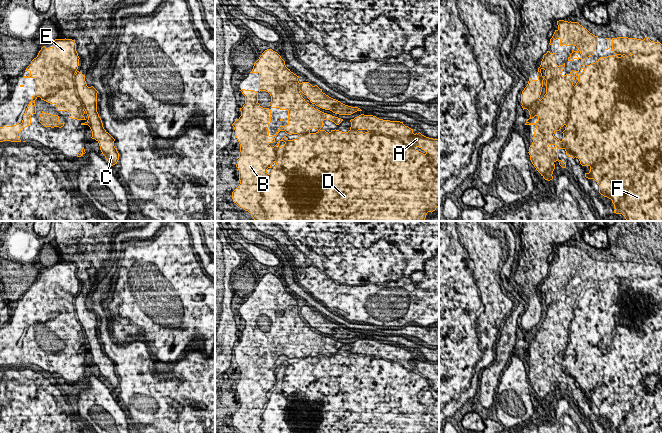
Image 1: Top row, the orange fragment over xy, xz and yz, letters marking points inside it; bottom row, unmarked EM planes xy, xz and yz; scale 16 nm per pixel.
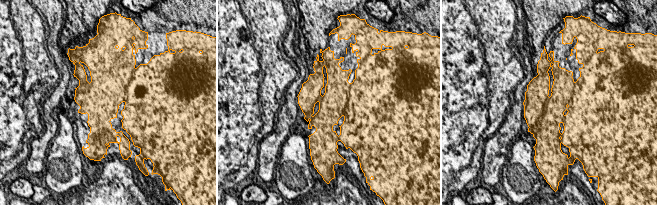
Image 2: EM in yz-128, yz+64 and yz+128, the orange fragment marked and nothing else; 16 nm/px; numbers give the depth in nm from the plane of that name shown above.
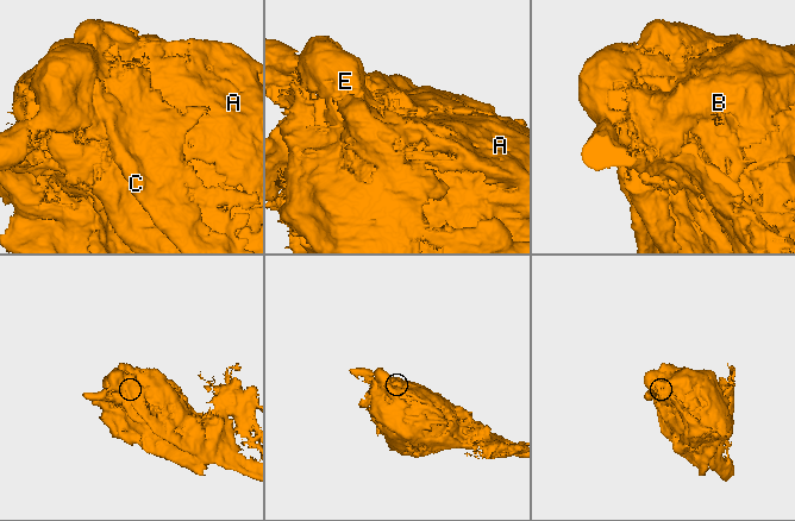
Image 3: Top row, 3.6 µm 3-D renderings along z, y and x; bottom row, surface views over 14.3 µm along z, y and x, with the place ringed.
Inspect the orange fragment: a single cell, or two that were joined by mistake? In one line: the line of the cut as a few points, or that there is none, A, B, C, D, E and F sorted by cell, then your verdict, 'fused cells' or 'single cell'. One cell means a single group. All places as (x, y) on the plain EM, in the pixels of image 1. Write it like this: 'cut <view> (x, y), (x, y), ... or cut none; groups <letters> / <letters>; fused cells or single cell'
cut xy (87, 310), (82, 310), (77, 317), (84, 332); groups A B D E F / C; fused cells

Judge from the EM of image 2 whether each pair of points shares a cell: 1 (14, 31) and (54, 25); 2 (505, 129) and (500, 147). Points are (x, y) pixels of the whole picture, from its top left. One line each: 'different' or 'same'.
1: different
2: same

